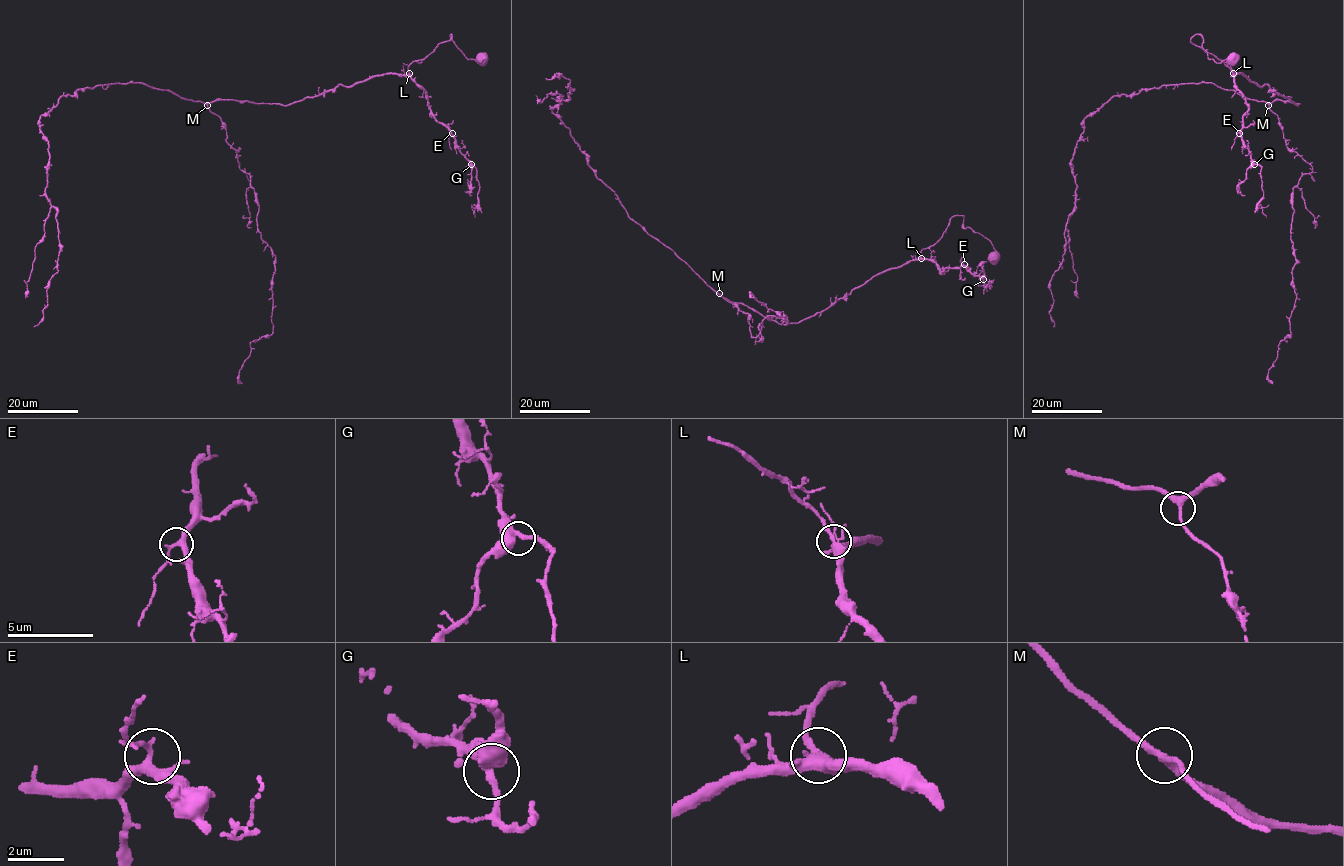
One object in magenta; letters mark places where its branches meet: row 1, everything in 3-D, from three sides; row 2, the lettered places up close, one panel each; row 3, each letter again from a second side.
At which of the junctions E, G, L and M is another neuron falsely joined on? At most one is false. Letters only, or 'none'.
none

